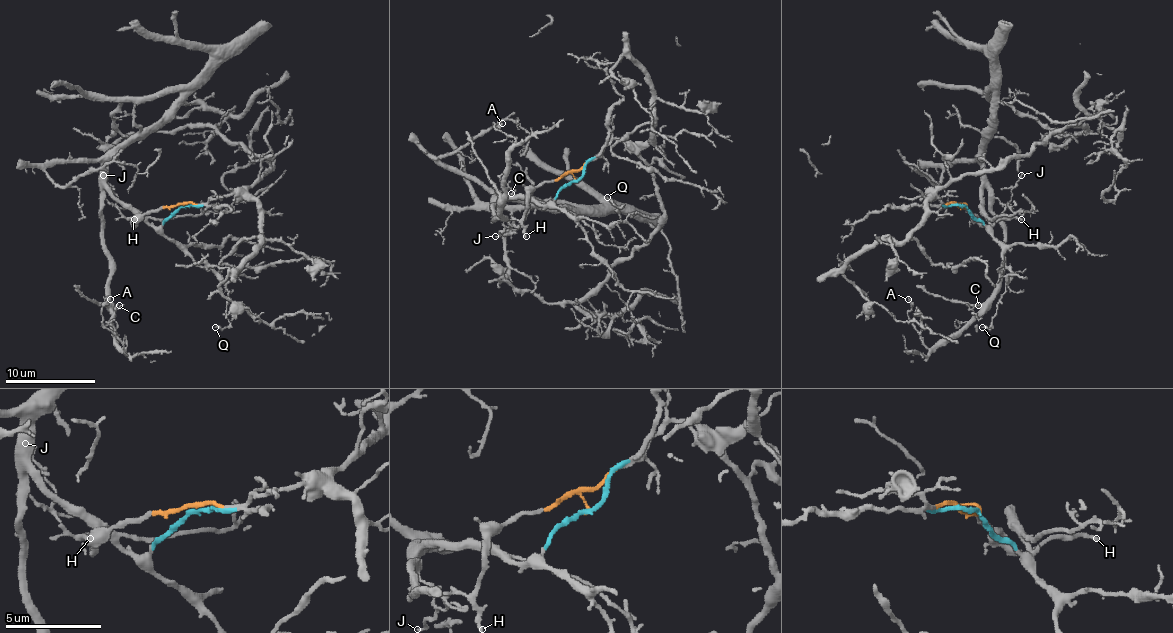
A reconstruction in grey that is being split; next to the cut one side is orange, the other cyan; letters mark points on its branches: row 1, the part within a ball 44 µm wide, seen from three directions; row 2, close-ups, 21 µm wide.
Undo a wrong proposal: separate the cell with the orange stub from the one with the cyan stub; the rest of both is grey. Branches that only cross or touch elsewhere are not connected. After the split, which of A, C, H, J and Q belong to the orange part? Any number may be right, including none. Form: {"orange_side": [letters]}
{"orange_side": ["H", "J"]}

